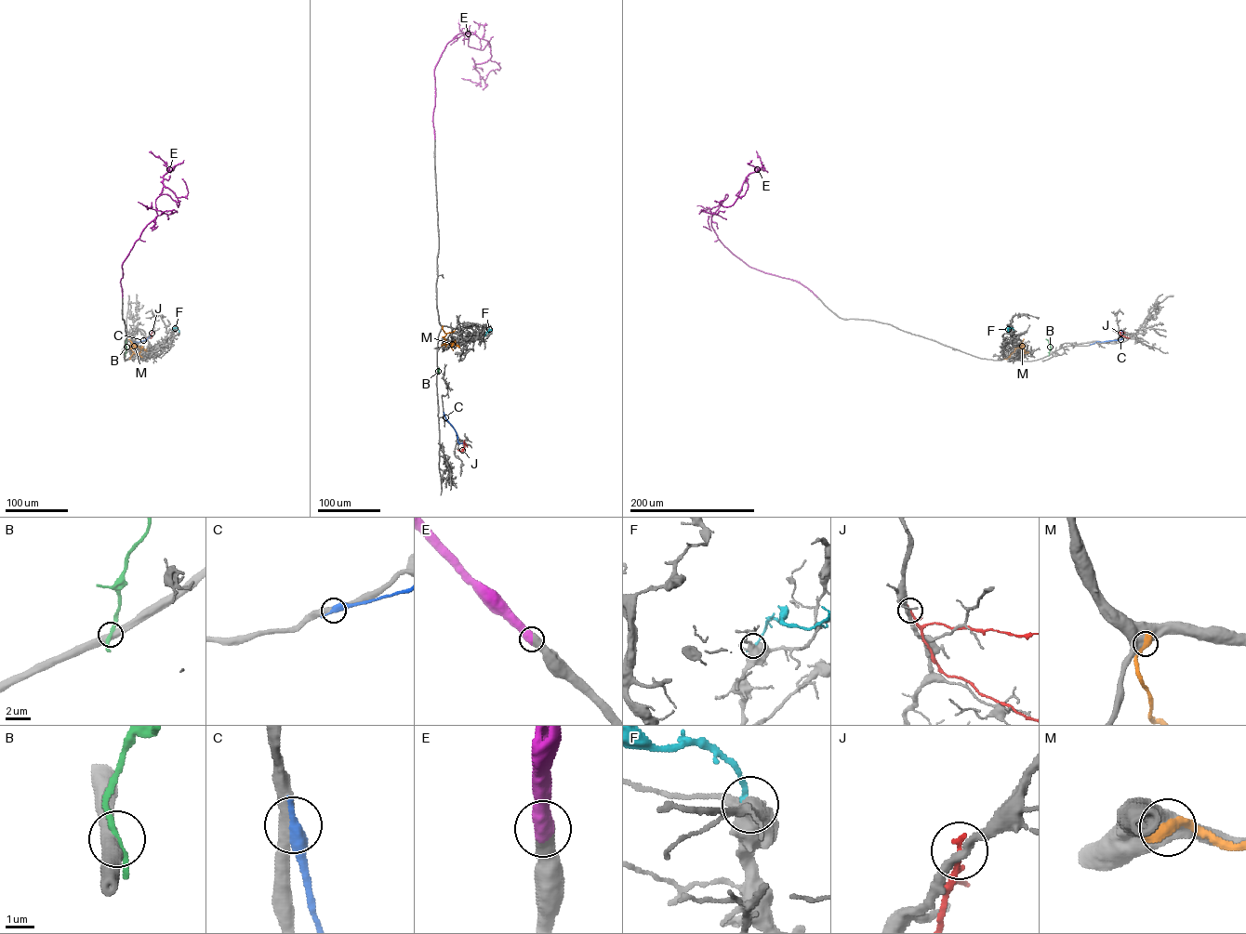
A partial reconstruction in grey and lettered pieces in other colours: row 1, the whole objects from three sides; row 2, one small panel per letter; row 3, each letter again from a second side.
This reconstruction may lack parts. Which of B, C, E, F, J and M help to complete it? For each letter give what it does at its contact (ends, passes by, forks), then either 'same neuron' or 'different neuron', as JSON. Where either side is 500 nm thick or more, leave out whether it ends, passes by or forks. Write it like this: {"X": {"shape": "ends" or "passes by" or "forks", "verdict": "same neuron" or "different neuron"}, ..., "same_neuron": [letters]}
{"B": {"shape": "passes by", "verdict": "different neuron"}, "C": {"verdict": "different neuron"}, "E": {"verdict": "same neuron"}, "F": {"verdict": "different neuron"}, "J": {"shape": "passes by", "verdict": "different neuron"}, "M": {"verdict": "different neuron"}, "same_neuron": ["E"]}

